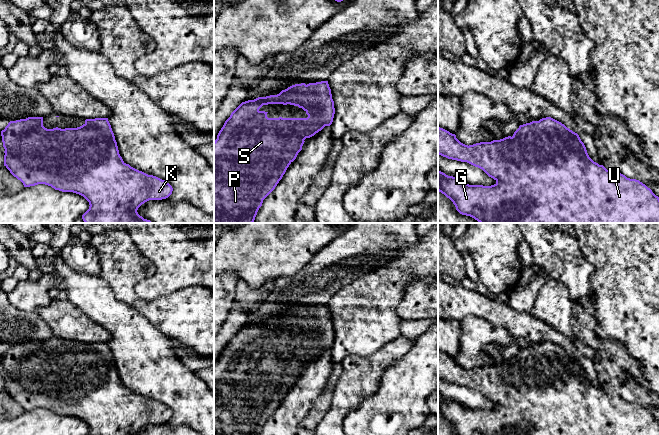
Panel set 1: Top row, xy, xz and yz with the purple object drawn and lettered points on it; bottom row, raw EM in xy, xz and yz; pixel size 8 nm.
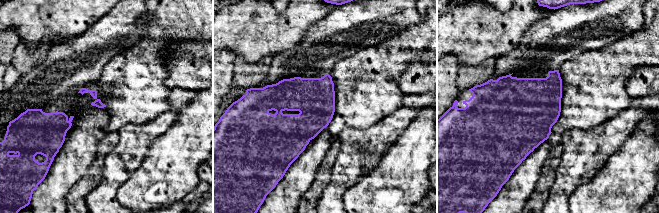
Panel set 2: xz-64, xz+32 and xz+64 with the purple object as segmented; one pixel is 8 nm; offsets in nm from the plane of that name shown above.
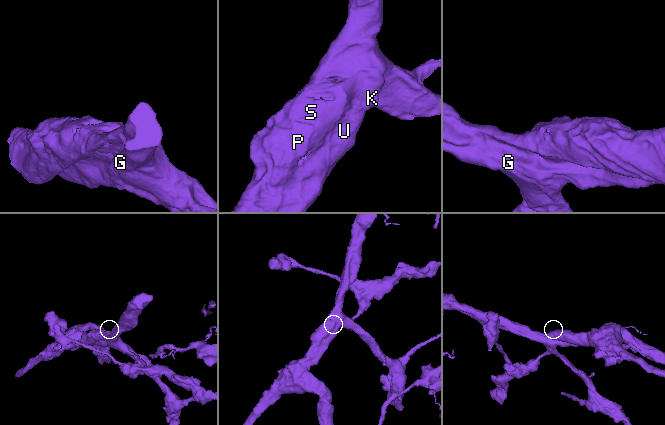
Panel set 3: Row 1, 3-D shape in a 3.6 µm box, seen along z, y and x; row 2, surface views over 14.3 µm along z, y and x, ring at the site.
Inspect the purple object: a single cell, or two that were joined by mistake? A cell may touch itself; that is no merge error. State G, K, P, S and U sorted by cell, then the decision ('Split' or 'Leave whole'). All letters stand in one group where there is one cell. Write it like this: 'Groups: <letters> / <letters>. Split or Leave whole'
Groups: G K P S U. Leave whole

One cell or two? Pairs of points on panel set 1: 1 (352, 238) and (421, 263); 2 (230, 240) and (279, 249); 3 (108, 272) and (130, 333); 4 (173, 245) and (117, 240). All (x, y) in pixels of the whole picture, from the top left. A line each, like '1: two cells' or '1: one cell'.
1: two cells
2: one cell
3: two cells
4: two cells

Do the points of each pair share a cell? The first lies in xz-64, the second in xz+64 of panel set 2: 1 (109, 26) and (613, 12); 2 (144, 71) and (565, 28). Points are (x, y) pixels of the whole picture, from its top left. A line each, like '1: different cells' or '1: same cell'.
1: same cell
2: different cells

